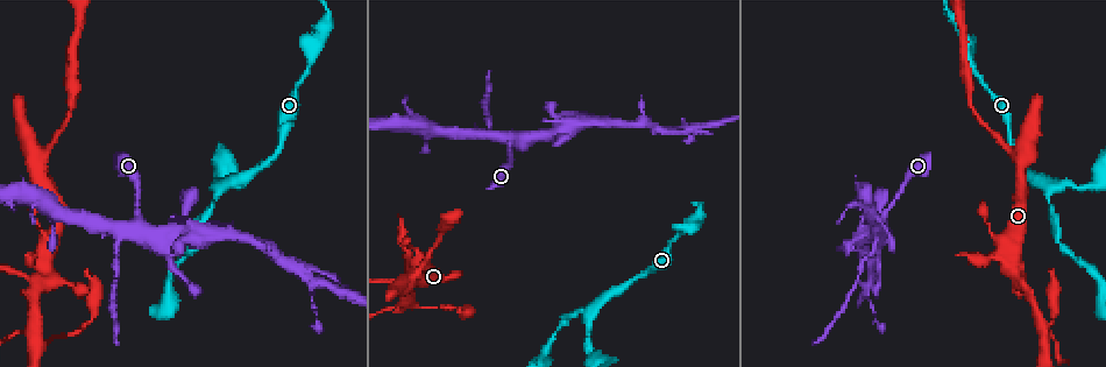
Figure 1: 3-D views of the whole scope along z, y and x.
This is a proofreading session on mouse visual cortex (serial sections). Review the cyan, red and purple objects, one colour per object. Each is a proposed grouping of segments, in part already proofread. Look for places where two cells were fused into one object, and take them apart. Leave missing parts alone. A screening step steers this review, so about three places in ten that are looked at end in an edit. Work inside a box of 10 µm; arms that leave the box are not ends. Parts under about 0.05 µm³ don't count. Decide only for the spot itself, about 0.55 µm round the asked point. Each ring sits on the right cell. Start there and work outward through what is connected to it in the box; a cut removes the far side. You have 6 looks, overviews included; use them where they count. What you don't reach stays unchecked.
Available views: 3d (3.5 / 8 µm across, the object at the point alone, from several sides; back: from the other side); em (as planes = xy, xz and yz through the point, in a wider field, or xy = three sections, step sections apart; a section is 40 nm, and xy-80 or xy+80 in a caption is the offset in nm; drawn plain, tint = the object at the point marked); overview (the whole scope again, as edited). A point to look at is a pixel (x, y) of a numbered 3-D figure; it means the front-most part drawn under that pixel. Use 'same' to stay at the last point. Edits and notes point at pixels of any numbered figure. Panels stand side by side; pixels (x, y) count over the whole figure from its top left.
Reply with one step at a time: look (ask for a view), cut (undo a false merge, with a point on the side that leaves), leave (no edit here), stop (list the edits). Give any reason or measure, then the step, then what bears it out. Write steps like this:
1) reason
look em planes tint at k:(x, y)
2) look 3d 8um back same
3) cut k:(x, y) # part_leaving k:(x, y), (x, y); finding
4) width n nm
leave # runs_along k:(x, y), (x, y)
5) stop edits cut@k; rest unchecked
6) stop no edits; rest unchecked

sudden change in width
look 3d 8um back at 1:(490, 128)

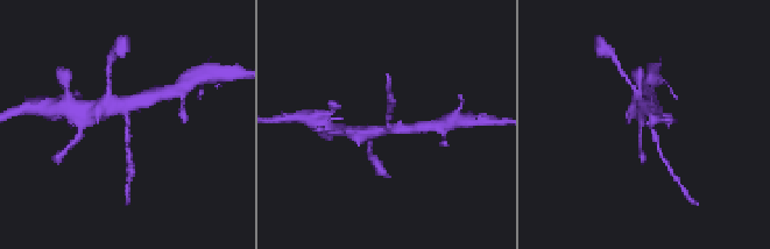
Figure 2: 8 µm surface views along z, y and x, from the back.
shape alone is not enough
look em xy step 5 tint same

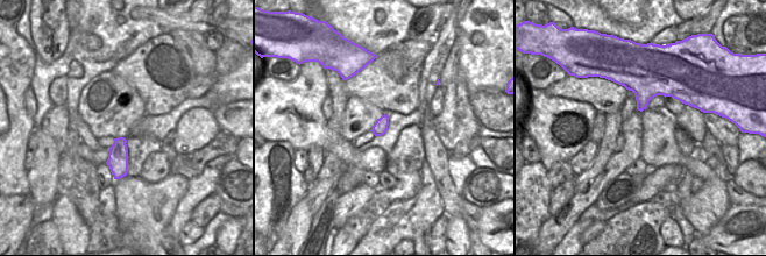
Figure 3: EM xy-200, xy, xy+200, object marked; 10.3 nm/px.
width 150 nm
cut 2:(129, 163) # part_leaving 2:(126, 132), (128, 177); a second cell is stuck on

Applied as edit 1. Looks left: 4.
look overview

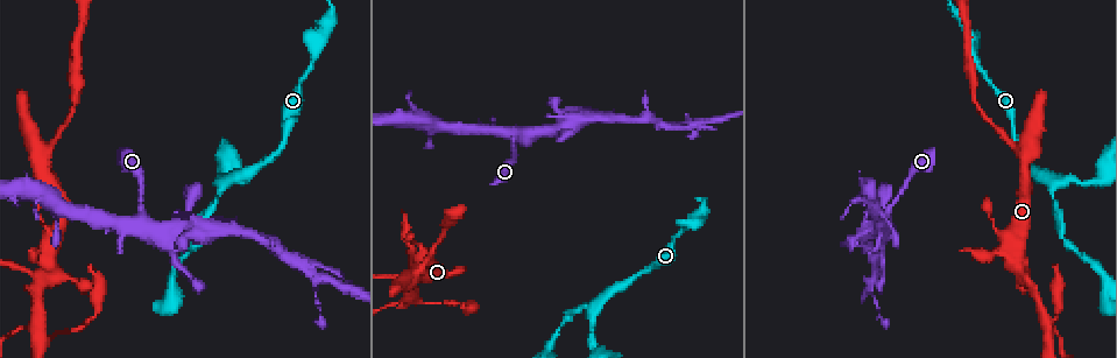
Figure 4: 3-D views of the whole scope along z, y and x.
looks like a crossing
look em xy step 5 tint at 4:(46, 340)

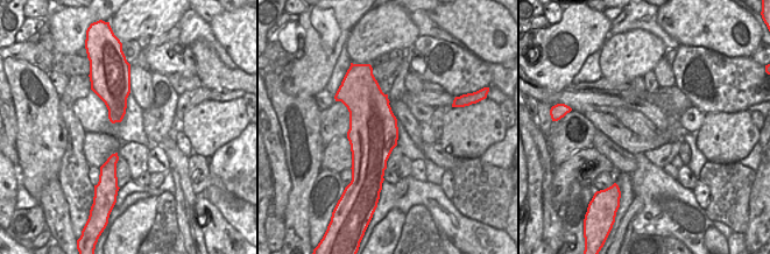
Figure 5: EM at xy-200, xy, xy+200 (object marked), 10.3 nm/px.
see where the arms go
look 3d 3.5um same

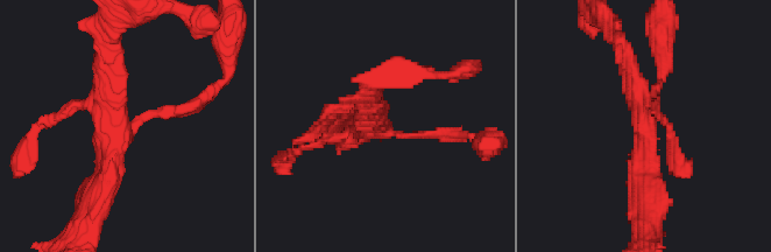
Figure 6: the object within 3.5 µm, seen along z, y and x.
arms 4; arm_widths 150, 150, 250, 300 nm
leave # runs_along 6:(107, 54), (121, 126), (192, 104); one cell here

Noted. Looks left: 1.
stop edits cut@2; rest unchecked

